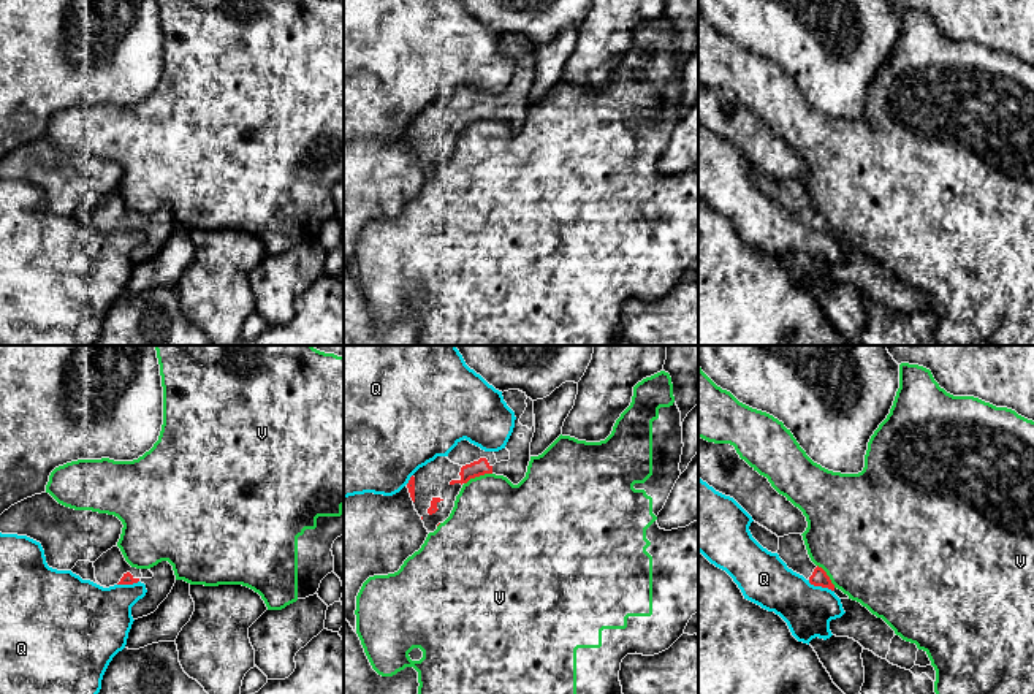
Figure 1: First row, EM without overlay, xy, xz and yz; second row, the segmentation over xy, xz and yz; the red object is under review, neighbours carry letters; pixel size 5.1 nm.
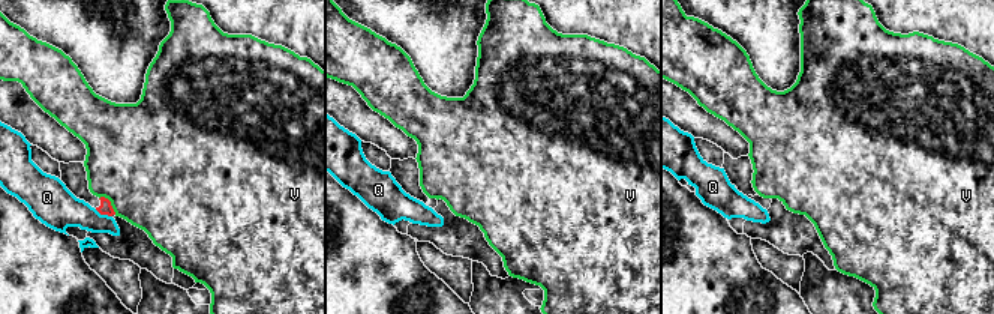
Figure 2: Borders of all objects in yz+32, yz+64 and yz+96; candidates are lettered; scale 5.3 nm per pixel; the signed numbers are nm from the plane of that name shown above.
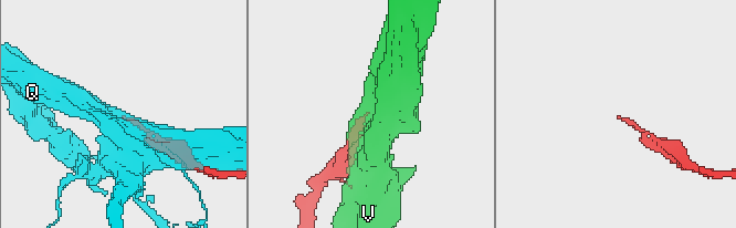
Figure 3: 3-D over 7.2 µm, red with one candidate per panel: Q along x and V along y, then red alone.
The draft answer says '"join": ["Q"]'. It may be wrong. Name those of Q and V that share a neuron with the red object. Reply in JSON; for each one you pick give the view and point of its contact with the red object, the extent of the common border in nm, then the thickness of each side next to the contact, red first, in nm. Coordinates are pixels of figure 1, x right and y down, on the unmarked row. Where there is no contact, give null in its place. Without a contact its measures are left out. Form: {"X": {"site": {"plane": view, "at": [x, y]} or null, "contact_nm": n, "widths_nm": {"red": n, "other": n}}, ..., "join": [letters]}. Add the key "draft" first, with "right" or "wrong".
{"draft": "wrong", "join": []}

